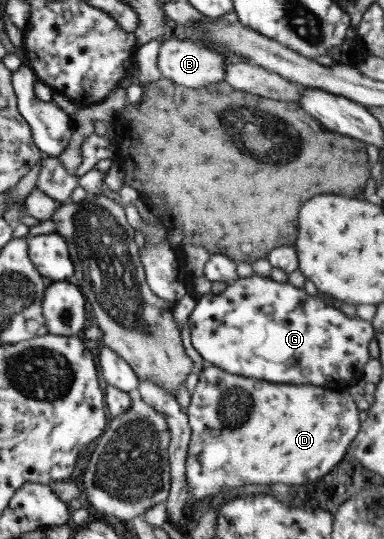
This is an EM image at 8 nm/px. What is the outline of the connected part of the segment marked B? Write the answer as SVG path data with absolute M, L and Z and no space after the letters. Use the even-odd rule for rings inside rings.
M169 36L160 40L157 50L156 66L161 79L187 87L199 88L223 81L223 69L229 58L221 52L213 52L207 46L194 40L179 40Z

